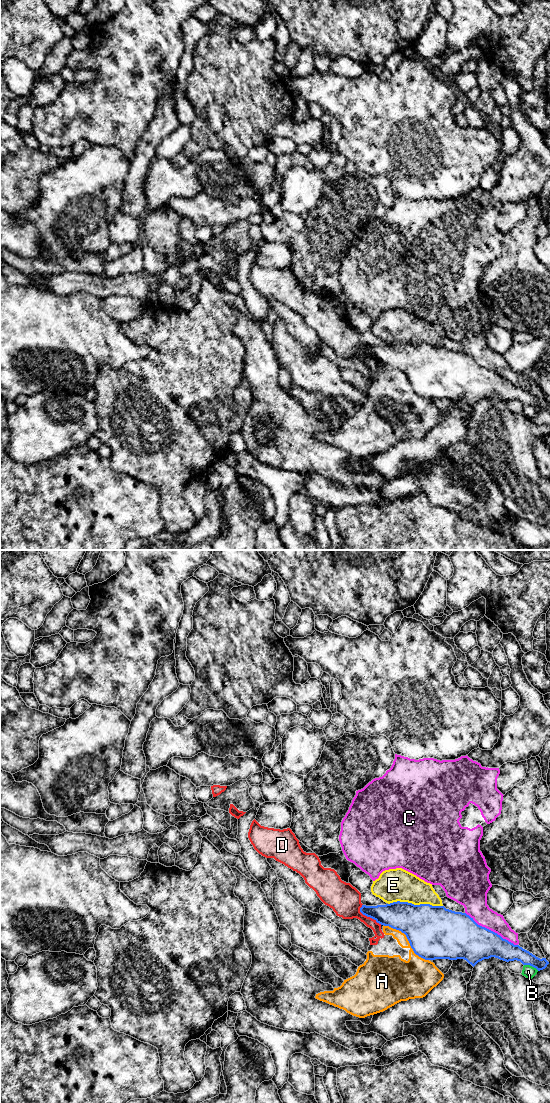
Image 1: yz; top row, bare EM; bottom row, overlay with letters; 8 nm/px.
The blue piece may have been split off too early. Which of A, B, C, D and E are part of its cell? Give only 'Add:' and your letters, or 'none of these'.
Add: none of these

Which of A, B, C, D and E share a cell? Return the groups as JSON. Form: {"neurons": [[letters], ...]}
{"neurons": [["A", "D"], ["B"], ["C"], ["E"]]}

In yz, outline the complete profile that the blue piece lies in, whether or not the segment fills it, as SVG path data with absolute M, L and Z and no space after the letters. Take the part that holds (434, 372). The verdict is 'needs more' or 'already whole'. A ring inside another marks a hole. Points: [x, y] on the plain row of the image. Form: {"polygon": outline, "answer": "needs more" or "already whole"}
{"polygon": "M393 342L386 345L362 345L360 352L377 363L404 373L414 393L425 400L464 399L473 407L491 397L520 401L538 411L547 407L546 398L538 398L519 385L478 365L466 353L444 346Z", "answer": "already whole"}

